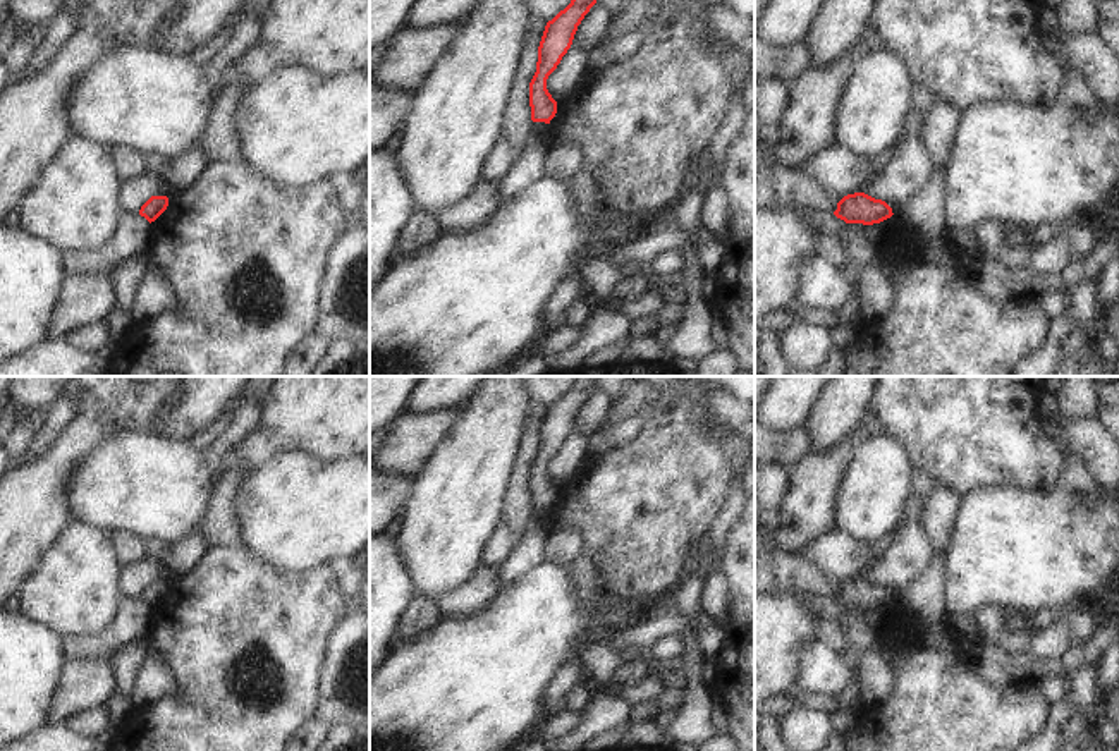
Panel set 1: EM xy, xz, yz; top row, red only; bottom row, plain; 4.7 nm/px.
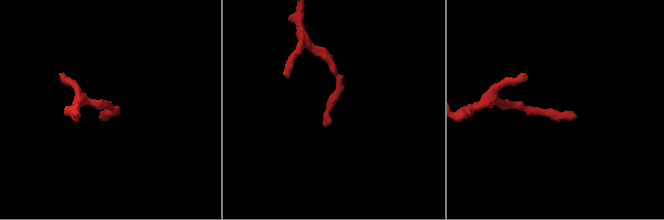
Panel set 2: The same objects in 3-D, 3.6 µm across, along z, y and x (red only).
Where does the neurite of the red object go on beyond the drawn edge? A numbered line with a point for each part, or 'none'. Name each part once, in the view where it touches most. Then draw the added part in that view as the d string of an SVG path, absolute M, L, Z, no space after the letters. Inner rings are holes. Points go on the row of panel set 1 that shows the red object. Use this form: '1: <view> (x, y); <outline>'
none

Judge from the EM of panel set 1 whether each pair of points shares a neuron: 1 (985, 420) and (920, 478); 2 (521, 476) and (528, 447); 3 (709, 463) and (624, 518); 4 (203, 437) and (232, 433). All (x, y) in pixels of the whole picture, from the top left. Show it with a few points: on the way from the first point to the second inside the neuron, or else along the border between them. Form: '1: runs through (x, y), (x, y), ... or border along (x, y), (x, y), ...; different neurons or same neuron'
1: border along (913, 466), (920, 466), (939, 485); different neurons
2: runs through (521, 470), (526, 454); same neuron
3: runs through (688, 471), (674, 476), (655, 495), (643, 497); same neuron
4: border along (236, 409), (231, 423), (203, 452); different neurons

